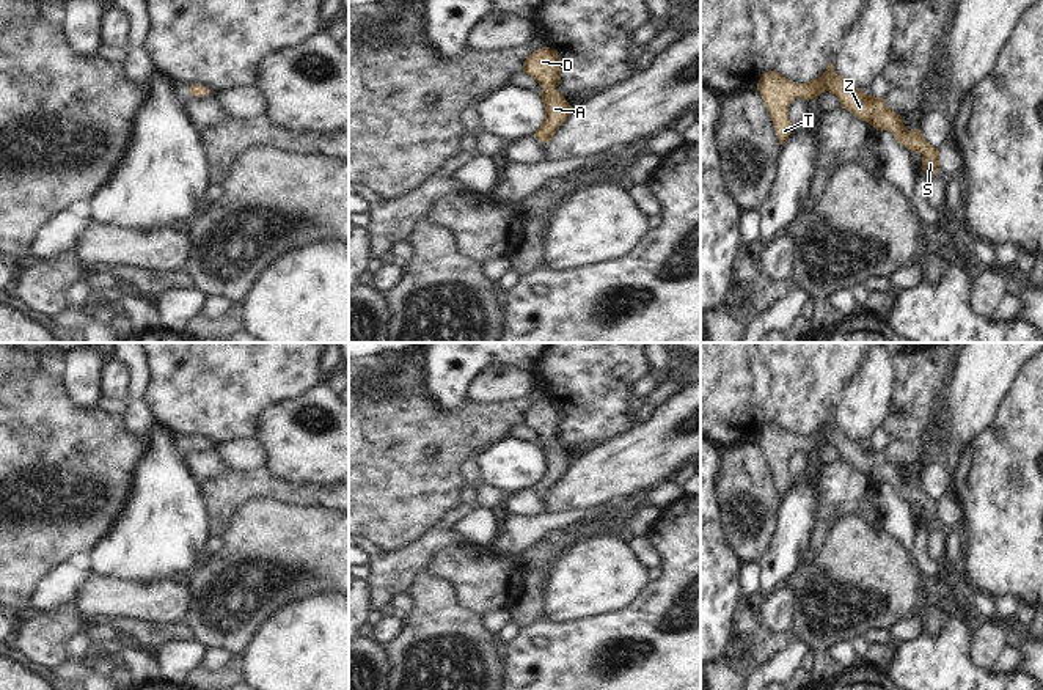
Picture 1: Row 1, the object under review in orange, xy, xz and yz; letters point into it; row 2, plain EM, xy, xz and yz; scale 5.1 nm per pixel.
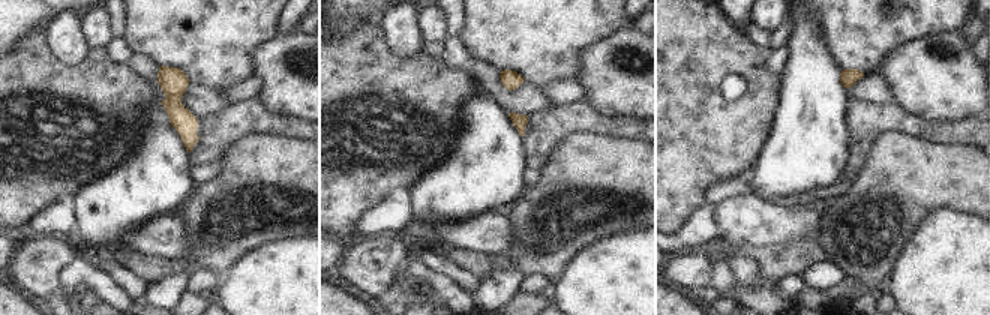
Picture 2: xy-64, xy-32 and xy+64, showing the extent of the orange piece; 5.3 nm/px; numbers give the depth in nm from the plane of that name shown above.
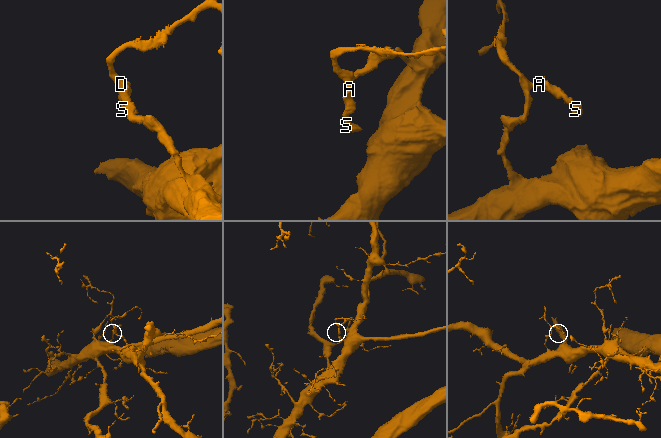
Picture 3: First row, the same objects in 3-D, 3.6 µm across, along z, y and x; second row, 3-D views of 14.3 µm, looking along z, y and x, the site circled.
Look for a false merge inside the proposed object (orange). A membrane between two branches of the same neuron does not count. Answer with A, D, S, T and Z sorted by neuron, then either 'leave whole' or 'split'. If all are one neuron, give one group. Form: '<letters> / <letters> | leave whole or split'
A D S T Z | leave whole

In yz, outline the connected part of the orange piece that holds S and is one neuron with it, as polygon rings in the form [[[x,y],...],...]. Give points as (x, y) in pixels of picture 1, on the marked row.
[[[833,63],[826,66],[822,77],[801,85],[787,80],[779,72],[763,72],[757,90],[763,97],[781,145],[787,141],[793,130],[789,119],[790,104],[798,96],[809,102],[822,93],[829,91],[839,97],[842,108],[851,112],[856,118],[869,123],[876,130],[891,130],[895,140],[908,151],[919,151],[922,154],[924,171],[928,176],[939,173],[939,151],[925,140],[920,129],[908,130],[902,116],[889,108],[883,97],[866,94],[859,88],[851,86],[834,71]]]

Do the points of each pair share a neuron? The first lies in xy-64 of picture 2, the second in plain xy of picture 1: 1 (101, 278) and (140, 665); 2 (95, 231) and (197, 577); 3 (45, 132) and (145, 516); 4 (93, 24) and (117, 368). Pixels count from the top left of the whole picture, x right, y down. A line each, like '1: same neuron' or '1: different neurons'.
1: same neuron
2: different neurons
3: different neurons
4: same neuron

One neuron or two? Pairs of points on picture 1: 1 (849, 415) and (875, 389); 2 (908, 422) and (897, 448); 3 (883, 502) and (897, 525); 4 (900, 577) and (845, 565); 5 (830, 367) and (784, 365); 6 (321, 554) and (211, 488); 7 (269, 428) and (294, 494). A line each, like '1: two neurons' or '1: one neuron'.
1: one neuron
2: two neurons
3: one neuron
4: one neuron
5: one neuron
6: two neurons
7: two neurons

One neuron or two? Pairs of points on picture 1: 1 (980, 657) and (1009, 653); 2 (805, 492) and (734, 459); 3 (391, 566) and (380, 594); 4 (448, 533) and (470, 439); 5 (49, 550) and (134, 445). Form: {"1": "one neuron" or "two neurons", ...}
{"1": "two neurons", "2": "two neurons", "3": "one neuron", "4": "two neurons", "5": "one neuron"}

